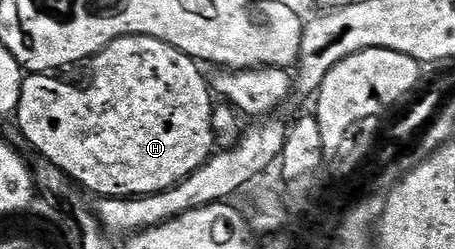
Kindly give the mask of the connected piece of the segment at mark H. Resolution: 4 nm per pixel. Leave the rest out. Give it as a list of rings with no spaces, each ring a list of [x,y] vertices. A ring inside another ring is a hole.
[[[122,36],[109,46],[102,48],[90,61],[91,77],[87,80],[87,88],[78,88],[75,84],[70,84],[67,80],[58,80],[55,74],[27,74],[23,77],[21,86],[21,102],[17,119],[19,128],[23,131],[23,136],[40,152],[39,156],[48,160],[53,166],[59,167],[65,175],[69,176],[80,189],[88,188],[91,192],[96,192],[96,197],[126,198],[128,196],[148,196],[154,192],[164,192],[175,184],[180,184],[189,174],[193,174],[208,160],[215,148],[214,134],[211,129],[211,114],[213,109],[213,93],[209,87],[208,77],[203,72],[196,61],[192,60],[181,50],[161,42],[157,38],[148,36]]]

